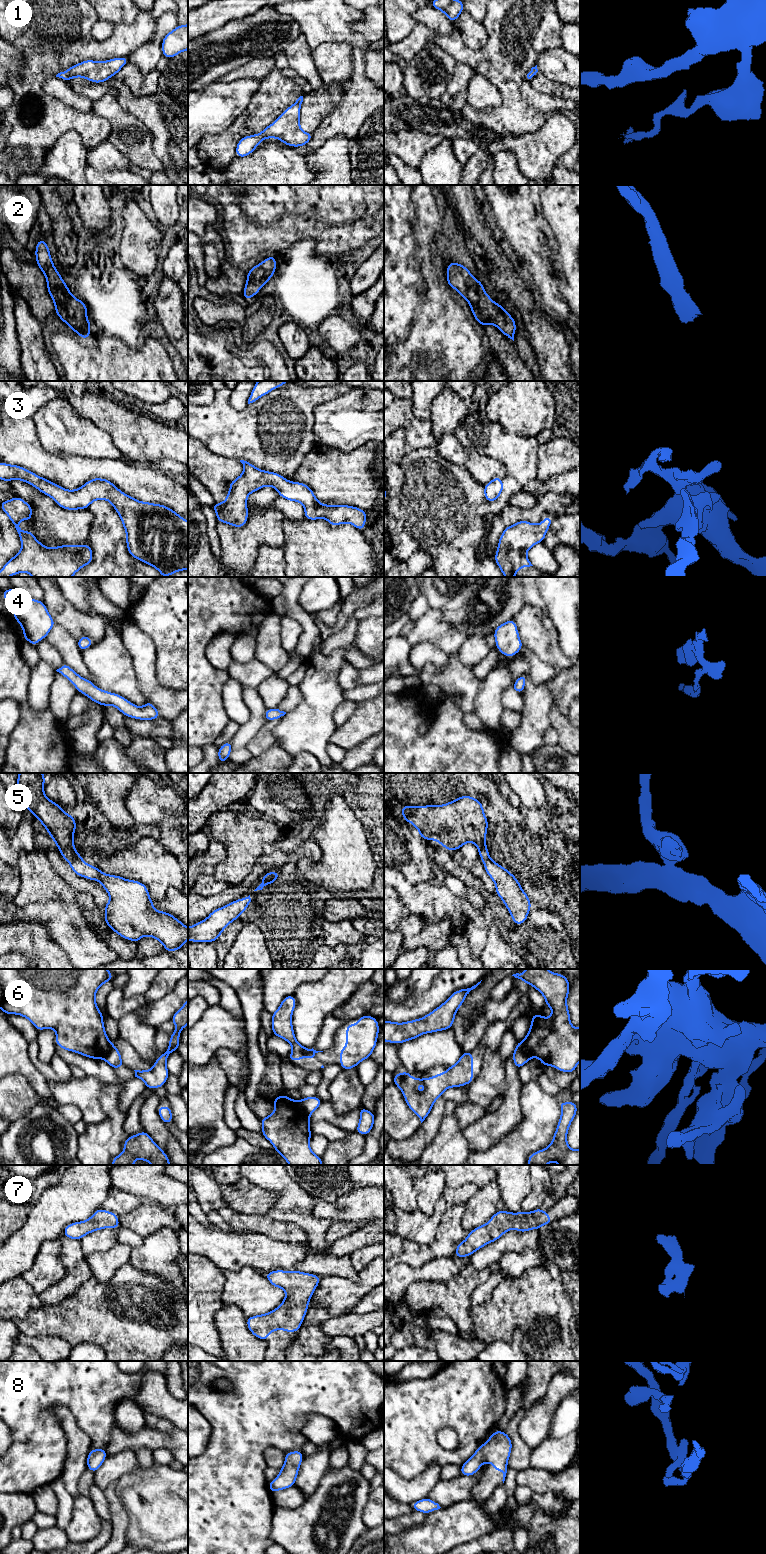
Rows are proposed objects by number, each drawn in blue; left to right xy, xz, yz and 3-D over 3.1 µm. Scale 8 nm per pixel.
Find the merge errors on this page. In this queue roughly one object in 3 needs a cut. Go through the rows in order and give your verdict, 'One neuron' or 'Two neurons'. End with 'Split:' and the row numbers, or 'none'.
1: One neuron
2: One neuron
3: One neuron
4: One neuron
5: Two neurons
6: Two neurons
7: One neuron
8: One neuron
Split: 5, 6

